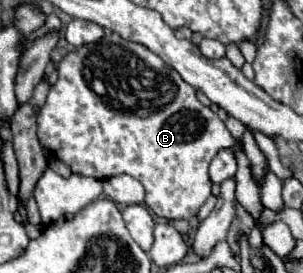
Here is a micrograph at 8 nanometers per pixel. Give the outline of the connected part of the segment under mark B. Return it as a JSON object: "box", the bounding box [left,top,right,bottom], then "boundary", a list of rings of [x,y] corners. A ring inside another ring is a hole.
{"box":[38,33,264,223],"boundary":[[[116,33],[84,45],[60,61],[58,81],[38,113],[38,139],[58,161],[66,163],[72,173],[94,179],[110,179],[126,173],[138,179],[146,189],[148,209],[170,221],[188,221],[198,213],[210,197],[208,165],[220,149],[230,147],[238,163],[236,201],[256,223],[264,211],[260,189],[252,179],[250,161],[246,153],[236,147],[236,139],[224,121],[198,101],[196,89],[188,85],[178,71],[170,69],[144,45],[126,41]],[[130,55],[136,55],[134,75],[128,75]],[[92,79],[104,81],[108,99],[92,91]],[[128,79],[136,79],[132,85],[136,87],[134,93]],[[84,89],[88,89],[88,97],[84,97]]]}

